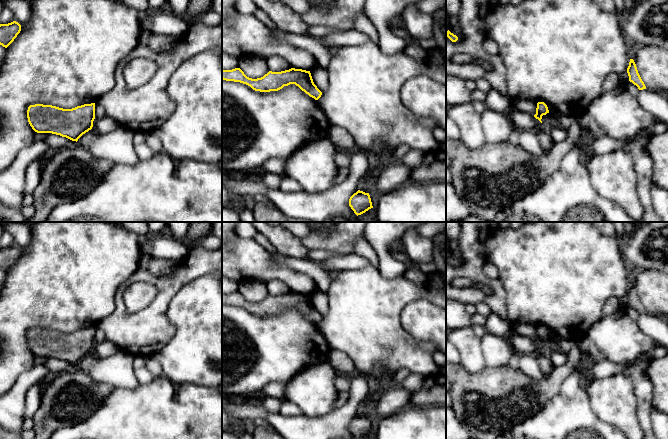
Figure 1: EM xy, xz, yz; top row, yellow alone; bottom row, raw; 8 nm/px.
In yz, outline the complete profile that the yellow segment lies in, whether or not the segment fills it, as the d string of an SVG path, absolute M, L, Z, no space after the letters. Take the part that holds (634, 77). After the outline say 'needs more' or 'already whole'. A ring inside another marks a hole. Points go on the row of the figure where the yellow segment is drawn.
M630 59L629 66L627 68L627 73L629 76L629 81L636 85L639 90L646 89L646 86L638 73L636 64L633 59Z; already whole

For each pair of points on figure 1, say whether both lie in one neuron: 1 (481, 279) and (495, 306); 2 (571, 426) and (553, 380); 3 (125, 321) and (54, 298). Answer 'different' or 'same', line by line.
1: same
2: different
3: different

